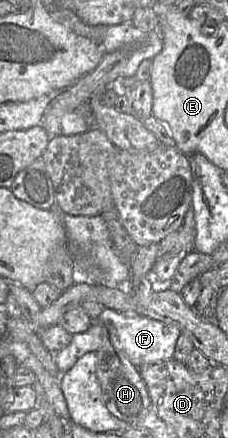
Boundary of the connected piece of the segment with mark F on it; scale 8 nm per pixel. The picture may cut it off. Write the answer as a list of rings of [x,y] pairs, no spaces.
[[[105,307],[97,319],[100,319],[100,323],[103,324],[107,318],[115,322],[121,348],[137,368],[173,358],[176,342],[181,334],[177,324],[158,321],[136,313],[118,312]]]

